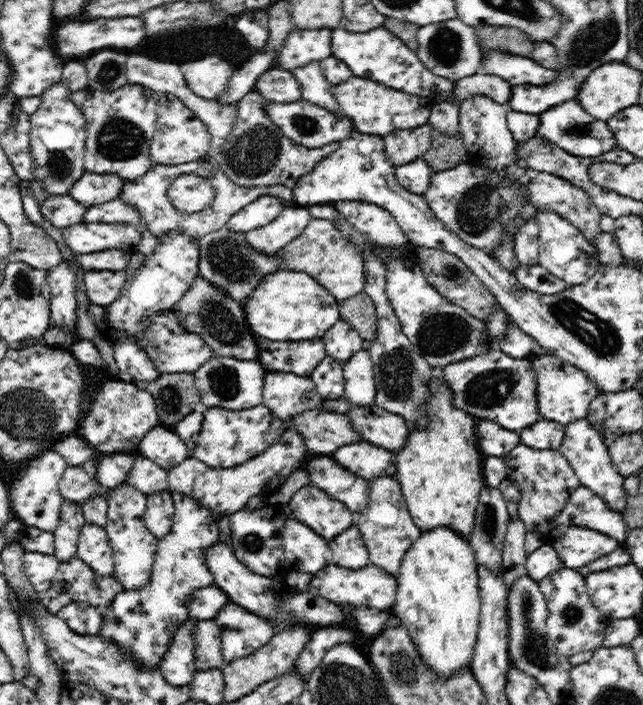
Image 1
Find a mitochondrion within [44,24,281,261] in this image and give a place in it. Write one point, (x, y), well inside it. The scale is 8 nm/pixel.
(119, 139)

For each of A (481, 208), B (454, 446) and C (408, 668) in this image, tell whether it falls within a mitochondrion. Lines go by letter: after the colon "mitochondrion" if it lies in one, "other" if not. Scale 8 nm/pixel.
A: mitochondrion
B: other
C: mitochondrion

